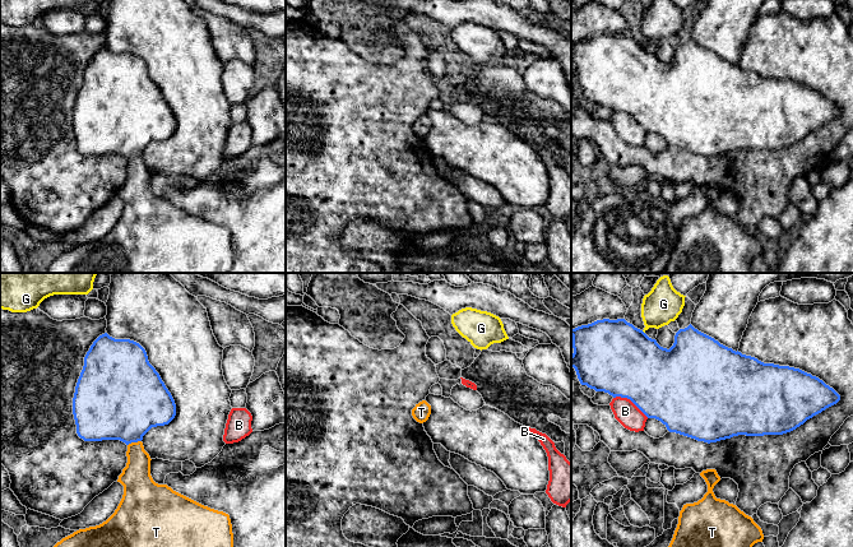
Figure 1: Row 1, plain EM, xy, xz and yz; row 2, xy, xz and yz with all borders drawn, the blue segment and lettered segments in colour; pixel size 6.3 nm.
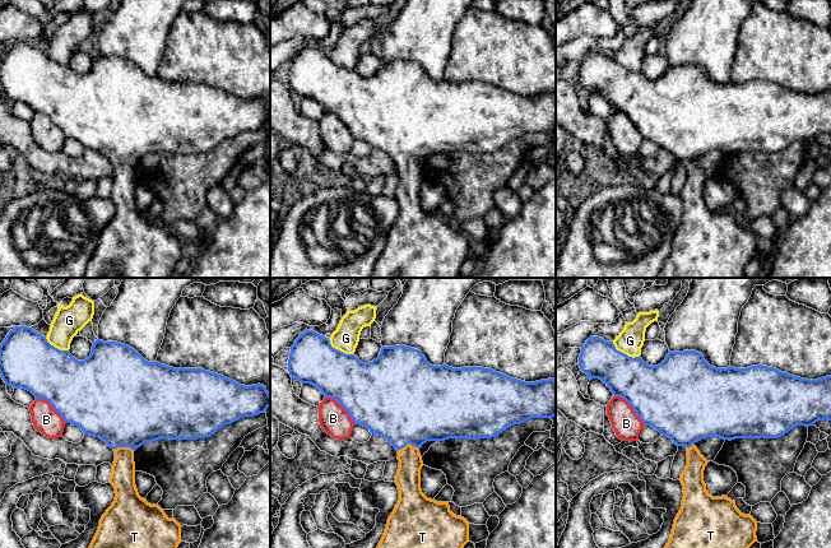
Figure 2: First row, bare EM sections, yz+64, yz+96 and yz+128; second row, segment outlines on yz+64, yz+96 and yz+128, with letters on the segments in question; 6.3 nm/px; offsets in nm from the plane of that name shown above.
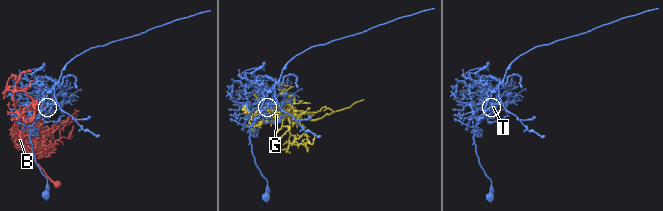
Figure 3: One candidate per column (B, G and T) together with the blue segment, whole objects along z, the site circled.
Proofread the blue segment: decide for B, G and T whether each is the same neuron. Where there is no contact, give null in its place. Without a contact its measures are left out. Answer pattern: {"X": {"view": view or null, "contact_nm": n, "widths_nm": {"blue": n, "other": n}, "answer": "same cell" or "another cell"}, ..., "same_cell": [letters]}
{"B": {"view": "yz", "contact_nm": 260, "widths_nm": {"blue": 440, "other": 150}, "answer": "another cell"}, "G": {"view": "yz", "contact_nm": 30, "widths_nm": {"blue": 460, "other": 240}, "answer": "another cell"}, "T": {"view": "xy", "contact_nm": 90, "widths_nm": {"blue": 460, "other": 190}, "answer": "same cell"}, "same_cell": ["T"]}

